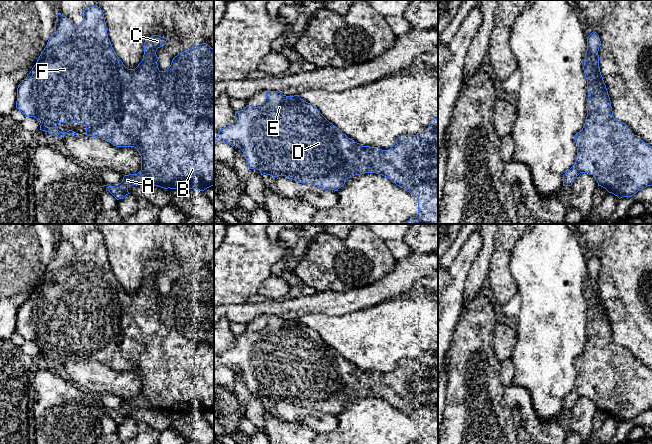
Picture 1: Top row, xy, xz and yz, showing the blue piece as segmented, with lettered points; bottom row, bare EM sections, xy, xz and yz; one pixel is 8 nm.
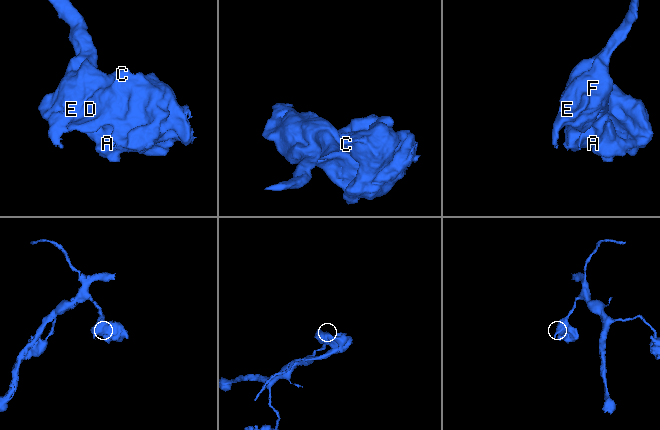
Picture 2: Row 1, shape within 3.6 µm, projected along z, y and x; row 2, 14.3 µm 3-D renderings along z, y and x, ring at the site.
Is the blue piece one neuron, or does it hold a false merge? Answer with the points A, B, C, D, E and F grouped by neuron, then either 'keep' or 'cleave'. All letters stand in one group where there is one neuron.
A B C D E F | keep

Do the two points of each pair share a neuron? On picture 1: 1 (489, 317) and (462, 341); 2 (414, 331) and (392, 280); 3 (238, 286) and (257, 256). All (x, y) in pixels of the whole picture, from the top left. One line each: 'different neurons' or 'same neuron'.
1: same neuron
2: different neurons
3: same neuron

